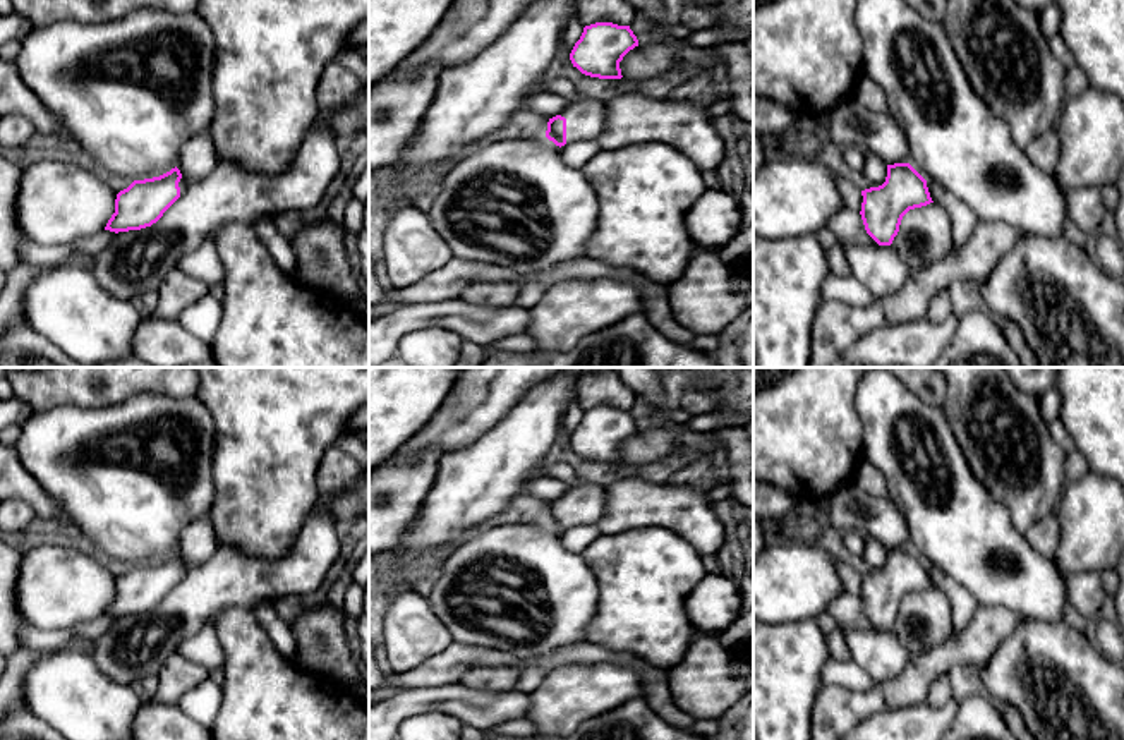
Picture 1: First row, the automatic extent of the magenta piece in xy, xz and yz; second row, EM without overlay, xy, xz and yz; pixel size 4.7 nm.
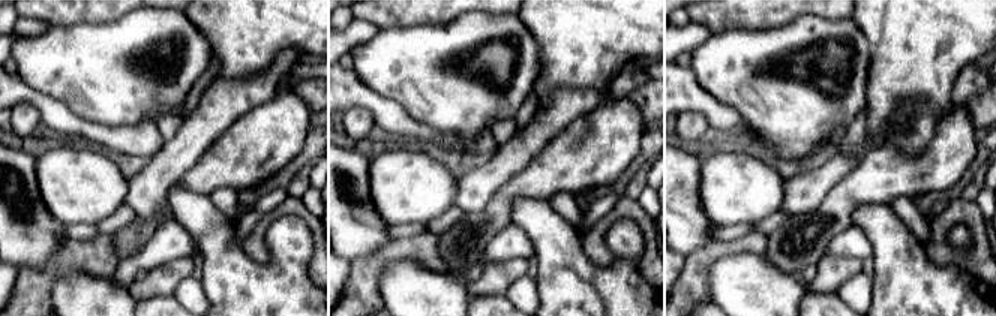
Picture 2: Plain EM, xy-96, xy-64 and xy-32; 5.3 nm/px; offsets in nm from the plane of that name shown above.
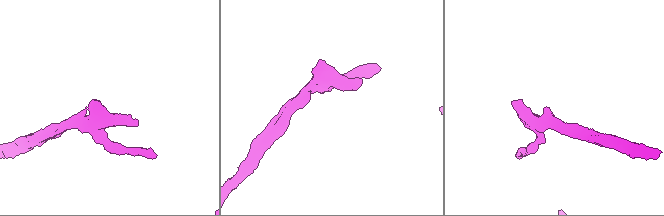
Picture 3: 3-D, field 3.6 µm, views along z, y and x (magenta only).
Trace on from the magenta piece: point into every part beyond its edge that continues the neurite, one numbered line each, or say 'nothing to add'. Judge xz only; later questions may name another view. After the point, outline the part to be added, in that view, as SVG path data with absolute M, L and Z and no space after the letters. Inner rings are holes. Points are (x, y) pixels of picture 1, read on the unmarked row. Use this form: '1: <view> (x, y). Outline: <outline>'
1: xz (586, 503). Outline: M594 482L570 486L568 493L559 500L566 503L566 529L595 524L606 506L604 488Z

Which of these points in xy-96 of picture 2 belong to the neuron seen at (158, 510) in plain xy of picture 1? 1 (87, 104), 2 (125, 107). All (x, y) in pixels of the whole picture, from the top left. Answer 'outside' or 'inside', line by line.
1: inside
2: inside

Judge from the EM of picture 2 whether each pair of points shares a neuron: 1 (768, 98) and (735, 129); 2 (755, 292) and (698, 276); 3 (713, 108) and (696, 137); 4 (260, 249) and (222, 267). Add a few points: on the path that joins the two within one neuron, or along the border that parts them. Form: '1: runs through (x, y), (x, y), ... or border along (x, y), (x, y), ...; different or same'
1: border along (716, 99), (728, 104), (753, 134); different
2: border along (732, 253), (720, 256), (708, 268), (710, 300); different
3: border along (680, 113), (698, 111), (705, 119), (711, 134); different
4: border along (269, 226), (269, 258), (260, 264); different

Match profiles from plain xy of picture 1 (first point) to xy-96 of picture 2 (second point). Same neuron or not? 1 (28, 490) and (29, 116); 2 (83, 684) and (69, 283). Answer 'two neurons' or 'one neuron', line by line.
1: two neurons
2: one neuron

